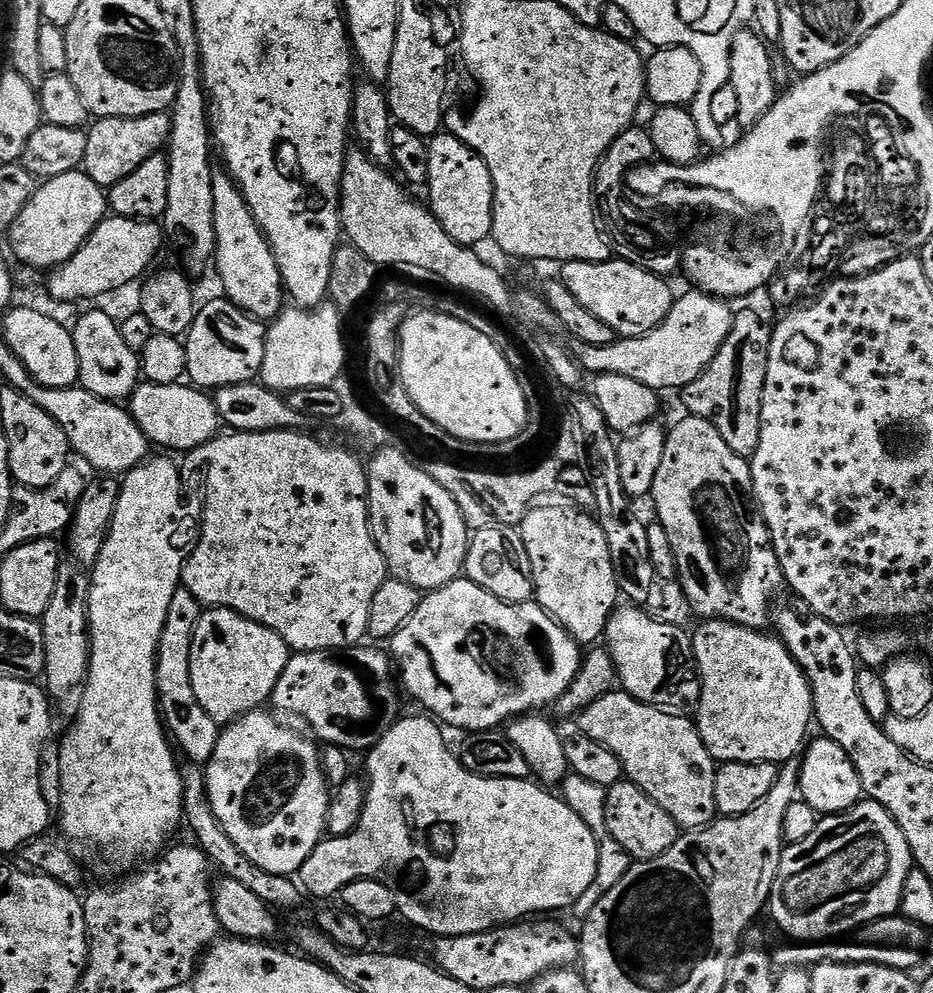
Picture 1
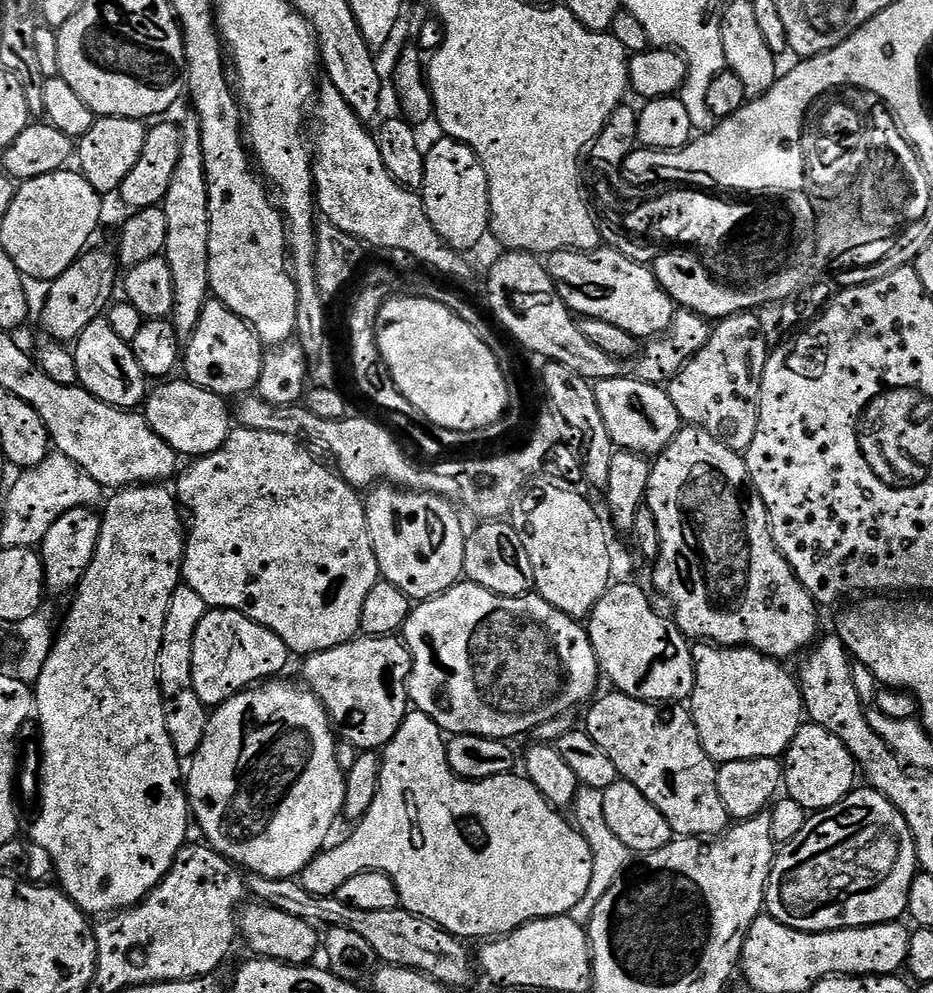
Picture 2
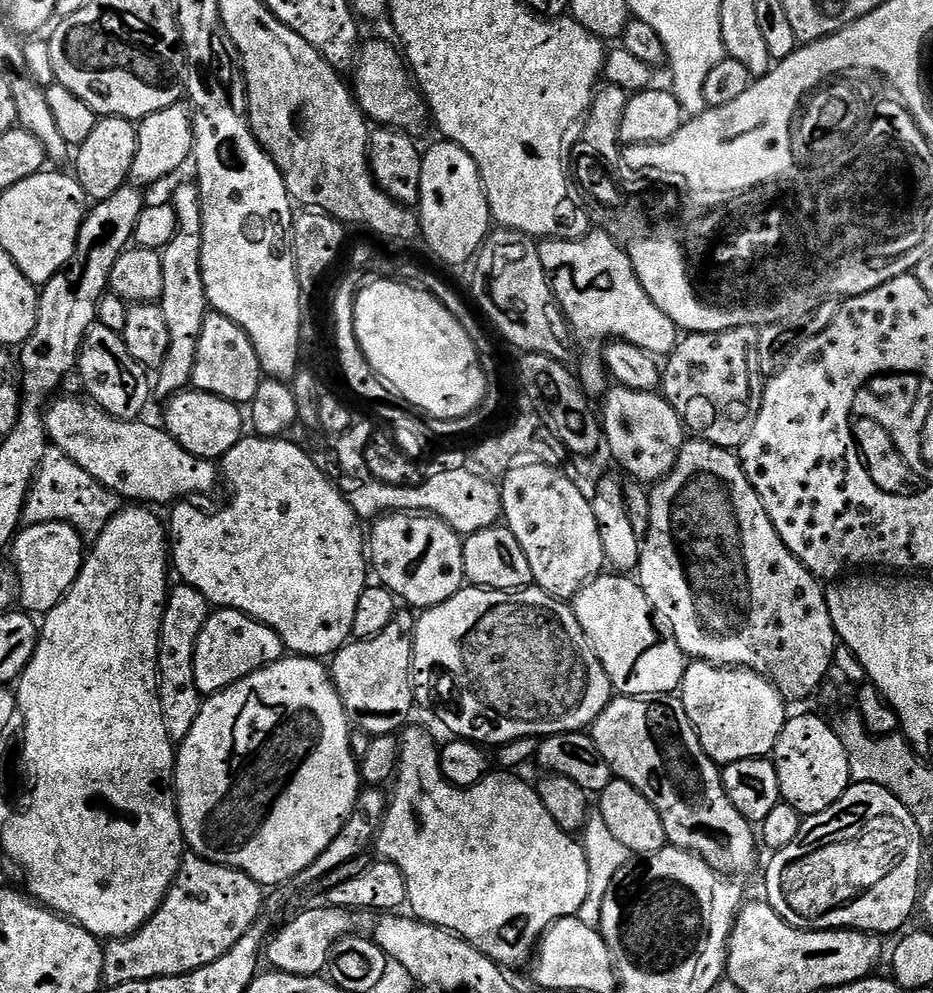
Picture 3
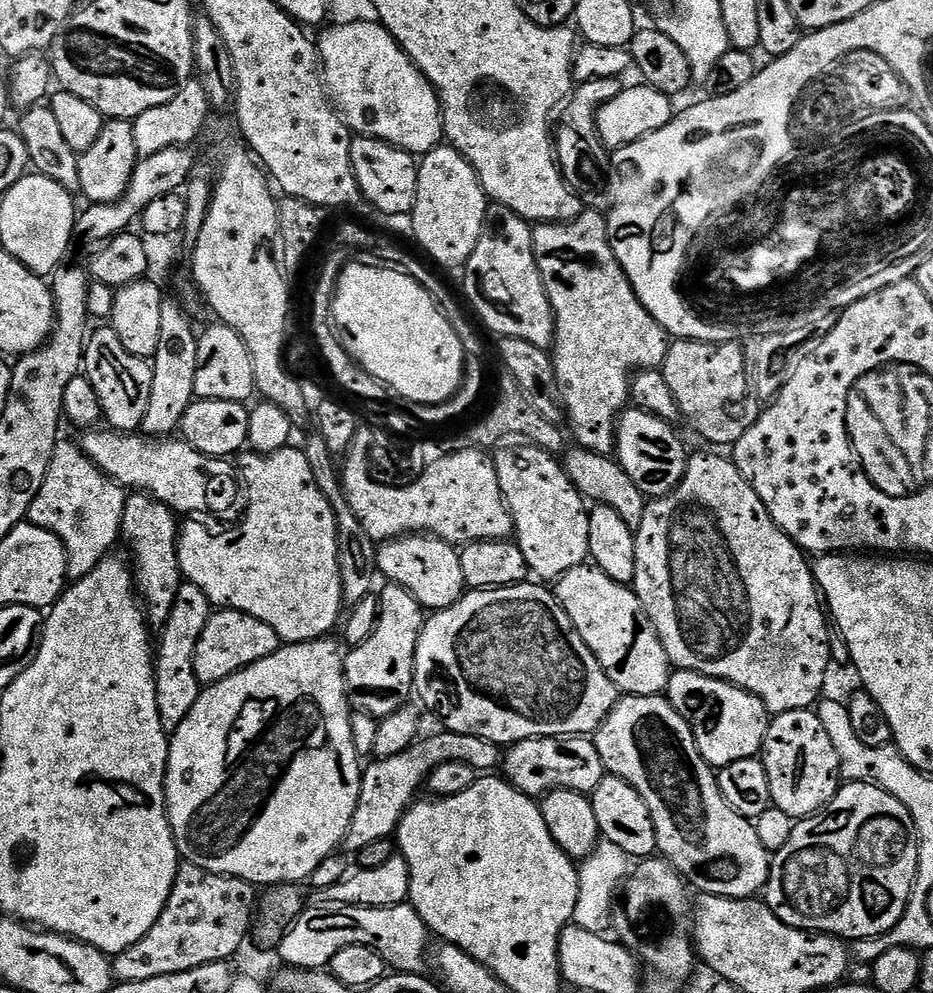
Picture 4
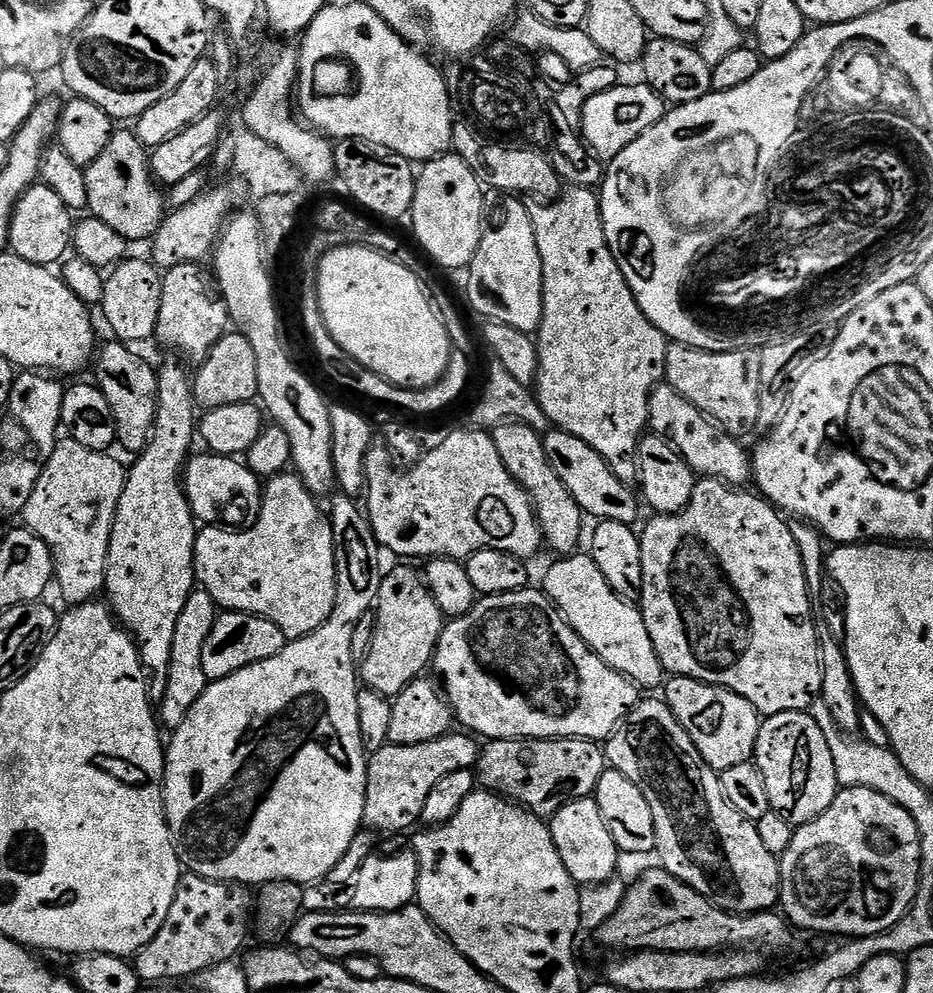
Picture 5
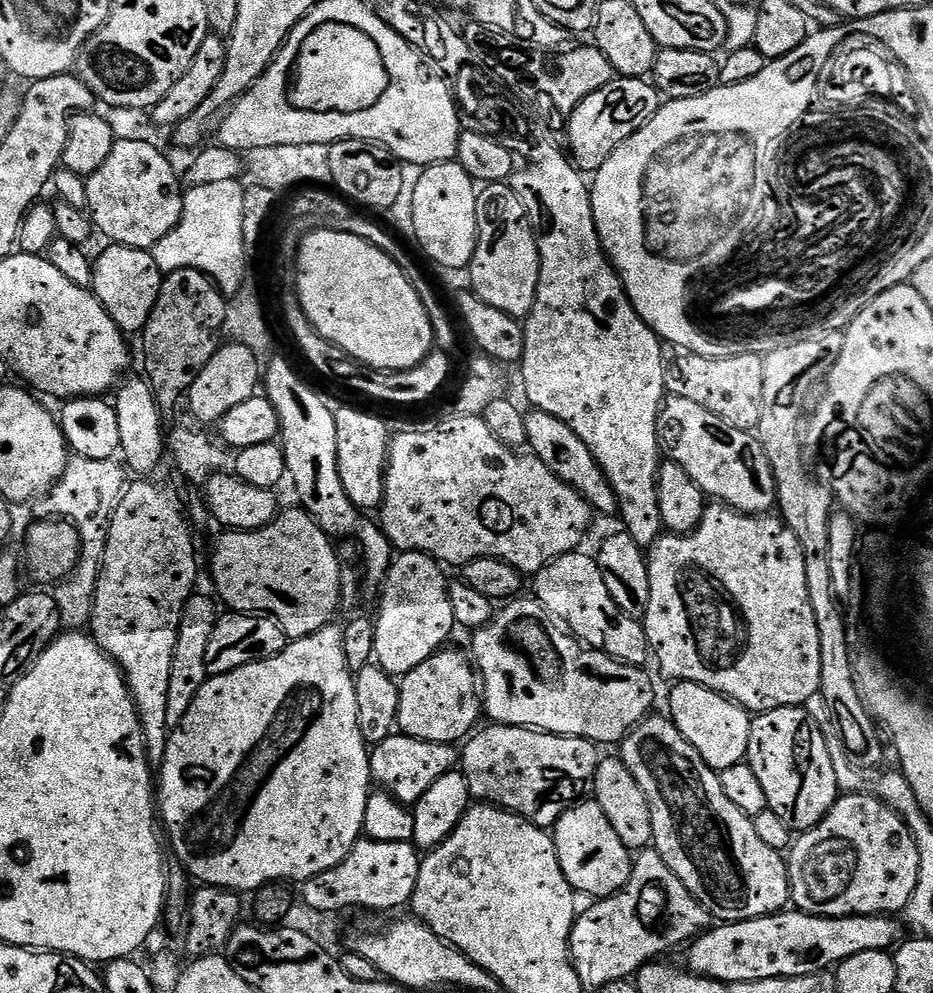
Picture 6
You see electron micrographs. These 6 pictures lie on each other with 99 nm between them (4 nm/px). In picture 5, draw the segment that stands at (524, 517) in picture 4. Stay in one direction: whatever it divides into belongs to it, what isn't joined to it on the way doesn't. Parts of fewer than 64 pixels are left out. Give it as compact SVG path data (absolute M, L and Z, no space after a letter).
M505 422L491 429L490 435L498 450L498 458L502 458L502 466L506 466L506 470L519 482L532 501L543 543L560 552L556 554L575 553L580 544L580 527L586 520L578 502L574 502L570 490L562 486L562 478L554 474L554 466L550 466L550 461L546 459L541 433L524 423Z

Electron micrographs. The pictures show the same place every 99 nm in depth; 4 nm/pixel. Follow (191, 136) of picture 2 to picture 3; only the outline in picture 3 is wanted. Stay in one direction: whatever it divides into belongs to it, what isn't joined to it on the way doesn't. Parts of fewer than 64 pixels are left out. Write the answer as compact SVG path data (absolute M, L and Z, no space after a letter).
M195 183L180 184L170 197L176 215L174 238L160 252L162 258L162 294L159 306L162 318L166 318L166 331L170 344L166 356L154 376L154 392L158 397L171 398L191 385L194 358L198 354L198 338L202 334L202 322L208 317L210 305L206 298L206 286L202 282L202 206L200 189Z

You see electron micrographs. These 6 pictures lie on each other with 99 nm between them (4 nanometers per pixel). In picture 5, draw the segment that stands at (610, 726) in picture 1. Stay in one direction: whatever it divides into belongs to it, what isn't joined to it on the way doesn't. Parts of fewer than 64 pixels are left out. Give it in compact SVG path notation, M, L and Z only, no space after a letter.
M641 699L629 710L606 741L606 760L615 771L626 774L626 778L646 794L646 802L650 802L656 835L654 852L660 855L659 867L728 912L767 912L777 907L780 898L778 857L766 850L762 838L758 838L755 823L730 806L722 794L718 773L700 757L690 734L686 734L663 699Z

